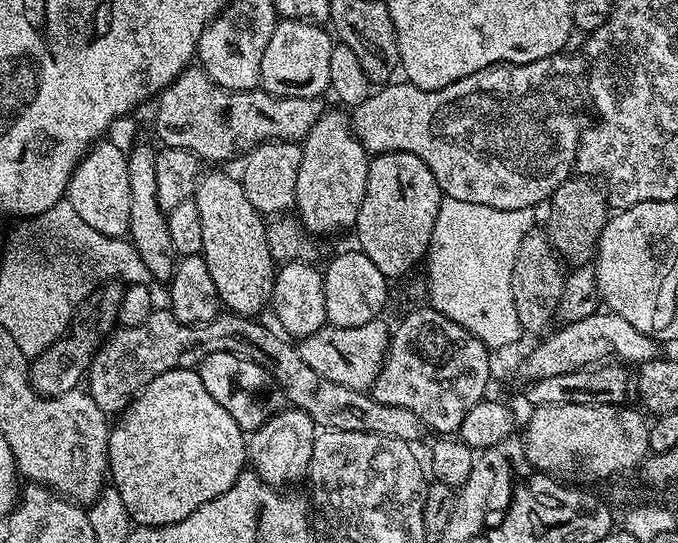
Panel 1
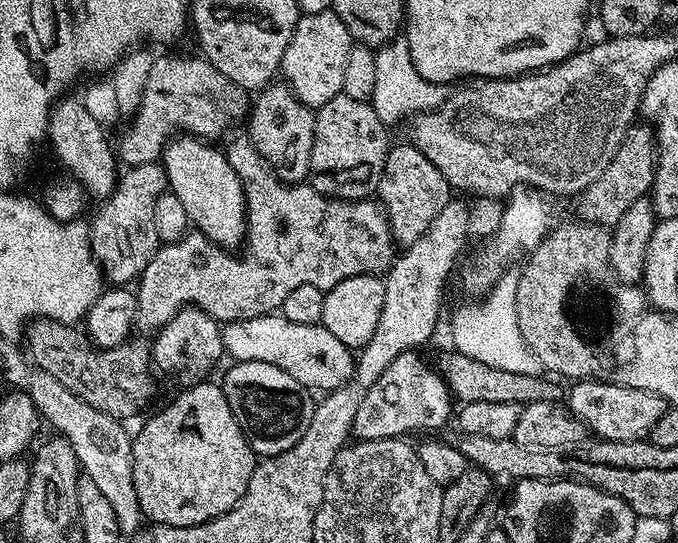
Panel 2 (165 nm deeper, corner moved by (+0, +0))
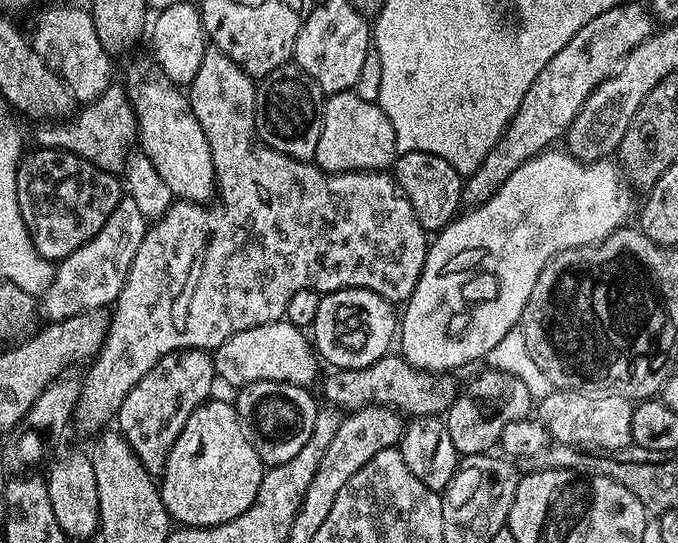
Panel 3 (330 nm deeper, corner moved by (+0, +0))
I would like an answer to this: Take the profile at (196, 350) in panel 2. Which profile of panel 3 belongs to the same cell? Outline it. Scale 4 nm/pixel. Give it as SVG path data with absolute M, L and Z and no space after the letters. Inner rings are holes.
M180 348L176 352L166 354L137 382L134 390L126 394L118 413L118 431L126 438L126 442L130 442L134 454L140 459L145 470L153 474L163 473L166 458L174 442L178 442L182 426L186 426L186 418L190 418L196 407L213 395L212 383L217 383L217 380L216 361L211 351L202 348Z

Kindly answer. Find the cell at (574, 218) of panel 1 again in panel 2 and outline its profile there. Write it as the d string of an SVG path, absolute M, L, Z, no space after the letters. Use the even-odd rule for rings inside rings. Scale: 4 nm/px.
M633 124L617 154L603 173L582 193L579 193L579 219L585 223L613 226L636 200L645 197L652 187L655 176L655 135L646 124Z

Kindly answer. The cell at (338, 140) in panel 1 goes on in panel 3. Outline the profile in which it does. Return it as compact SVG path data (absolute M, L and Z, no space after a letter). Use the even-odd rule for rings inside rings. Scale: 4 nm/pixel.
M354 90L331 93L324 101L322 122L314 163L323 172L378 172L387 169L398 155L390 118L377 101L358 98Z

